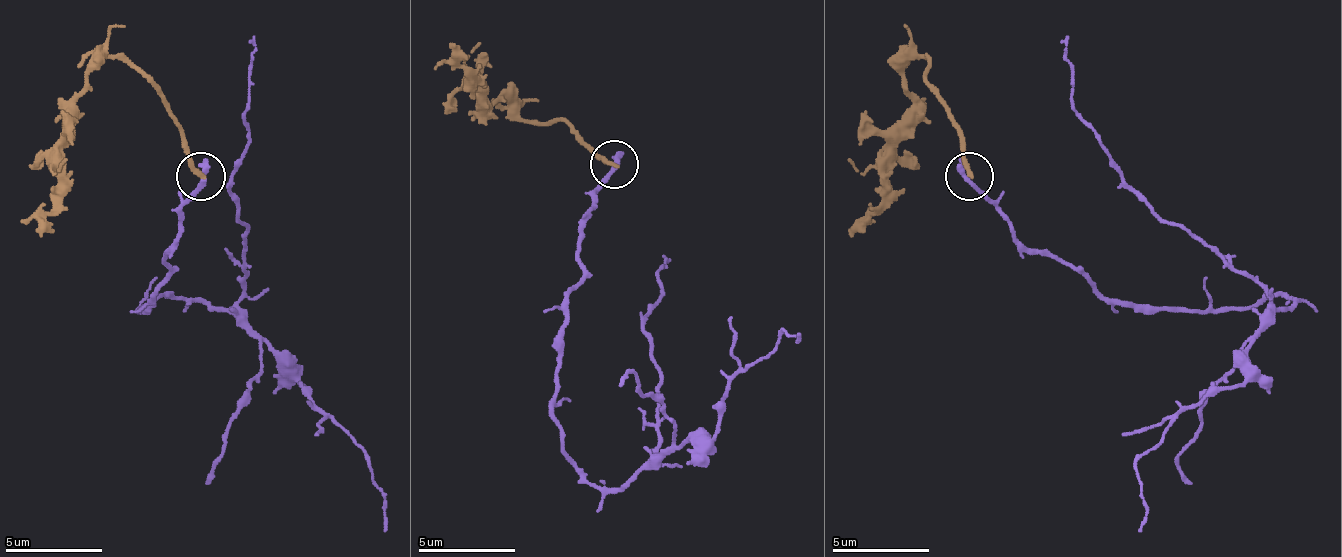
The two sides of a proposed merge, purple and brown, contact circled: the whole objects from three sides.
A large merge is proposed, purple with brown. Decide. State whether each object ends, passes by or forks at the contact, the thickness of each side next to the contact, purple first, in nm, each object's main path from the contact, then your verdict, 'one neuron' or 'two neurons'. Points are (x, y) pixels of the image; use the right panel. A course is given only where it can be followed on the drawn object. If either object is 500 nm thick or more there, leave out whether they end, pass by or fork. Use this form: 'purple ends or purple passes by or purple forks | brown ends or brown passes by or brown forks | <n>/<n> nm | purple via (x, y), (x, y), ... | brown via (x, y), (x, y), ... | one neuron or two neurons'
purple ends | brown ends | 360/280 nm | purple via (968, 175), (1026, 247), (1113, 300), (1225, 310), (1292, 300), (1278, 310), (1123, 180), (1070, 97), (1070, 34) | brown via (968, 175), (915, 59), (910, 126), (886, 204), (866, 218), (876, 223) | two neurons

